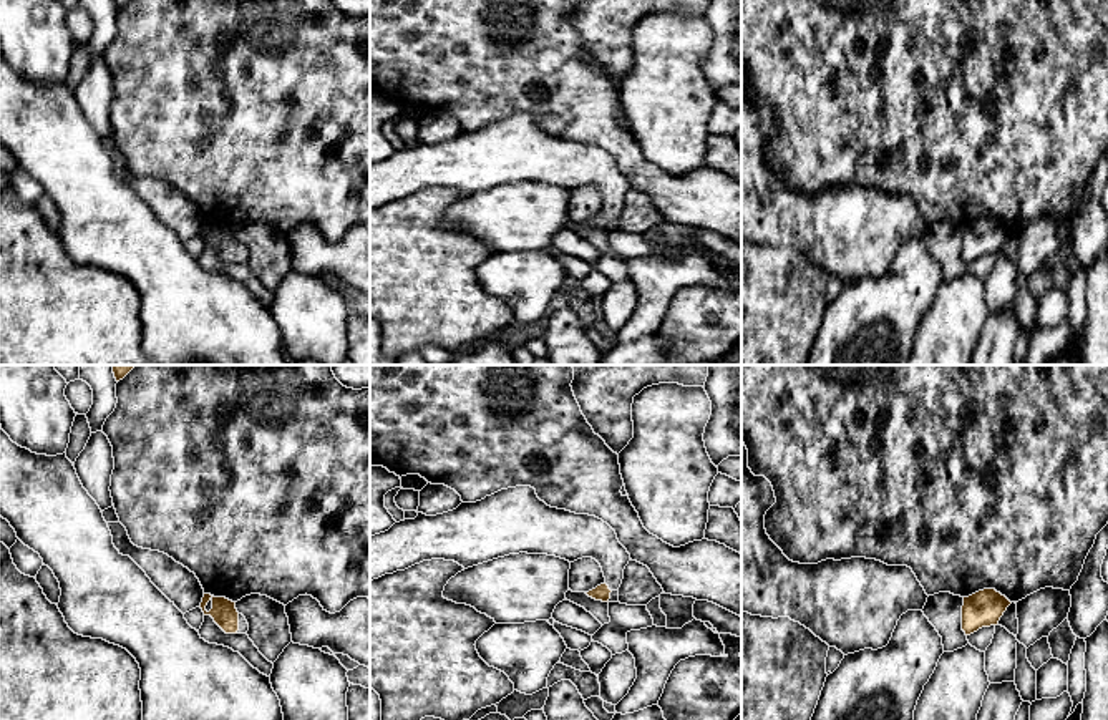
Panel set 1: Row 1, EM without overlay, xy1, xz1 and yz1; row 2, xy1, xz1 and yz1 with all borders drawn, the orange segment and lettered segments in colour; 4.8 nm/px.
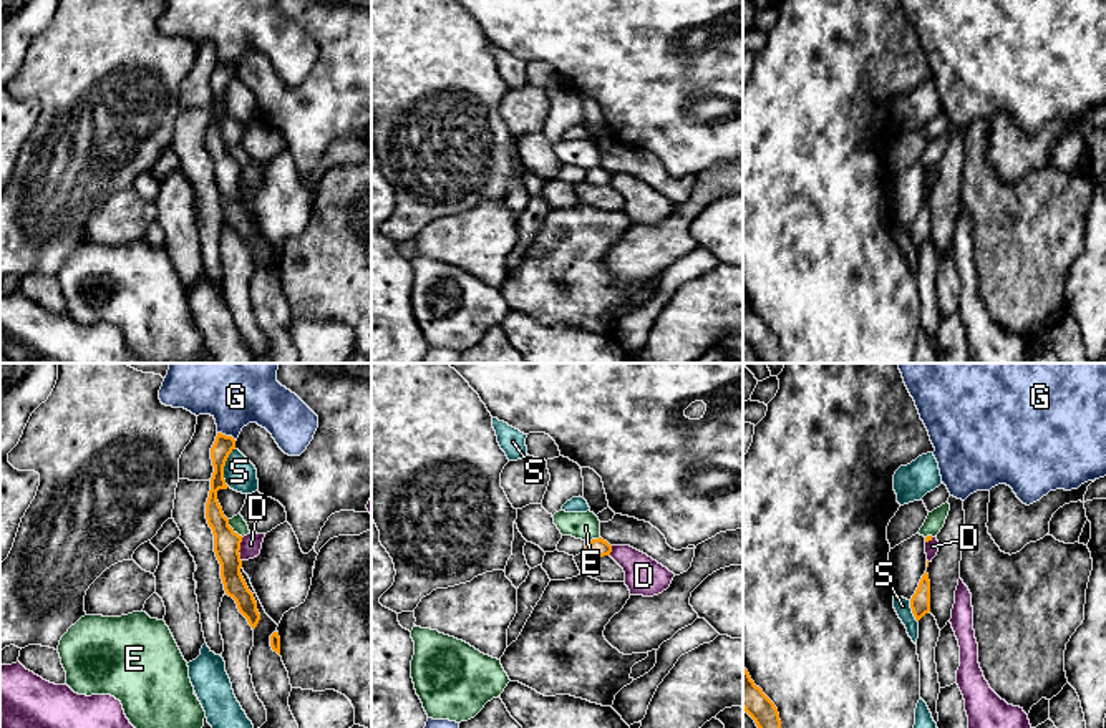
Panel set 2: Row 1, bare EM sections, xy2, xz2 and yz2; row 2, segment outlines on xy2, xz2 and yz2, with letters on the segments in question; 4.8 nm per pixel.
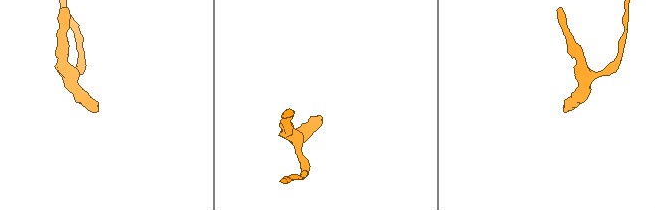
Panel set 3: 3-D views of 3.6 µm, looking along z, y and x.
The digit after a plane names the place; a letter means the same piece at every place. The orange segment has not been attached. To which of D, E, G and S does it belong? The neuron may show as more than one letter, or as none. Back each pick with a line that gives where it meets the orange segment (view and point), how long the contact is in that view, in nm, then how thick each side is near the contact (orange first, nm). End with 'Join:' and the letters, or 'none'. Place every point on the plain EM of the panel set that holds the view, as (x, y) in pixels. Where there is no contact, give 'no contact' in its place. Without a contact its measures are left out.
Join: none

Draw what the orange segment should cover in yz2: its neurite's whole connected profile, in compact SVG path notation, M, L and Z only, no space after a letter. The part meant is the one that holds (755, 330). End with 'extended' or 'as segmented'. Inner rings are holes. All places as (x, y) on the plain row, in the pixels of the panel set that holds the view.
M743 295L743 338L754 348L763 363L781 363L781 348L774 332L754 313Z; as segmented

